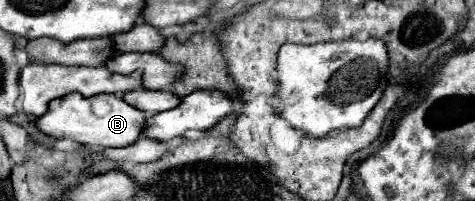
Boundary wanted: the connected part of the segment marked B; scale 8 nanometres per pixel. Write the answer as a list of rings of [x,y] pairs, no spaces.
[[[70,93],[66,97],[60,97],[52,101],[46,115],[42,115],[36,121],[36,127],[50,135],[50,137],[70,137],[82,145],[90,147],[128,147],[130,143],[136,143],[144,131],[144,113],[132,105],[128,105],[124,99],[116,95],[96,95],[96,97],[80,97],[78,93]]]

